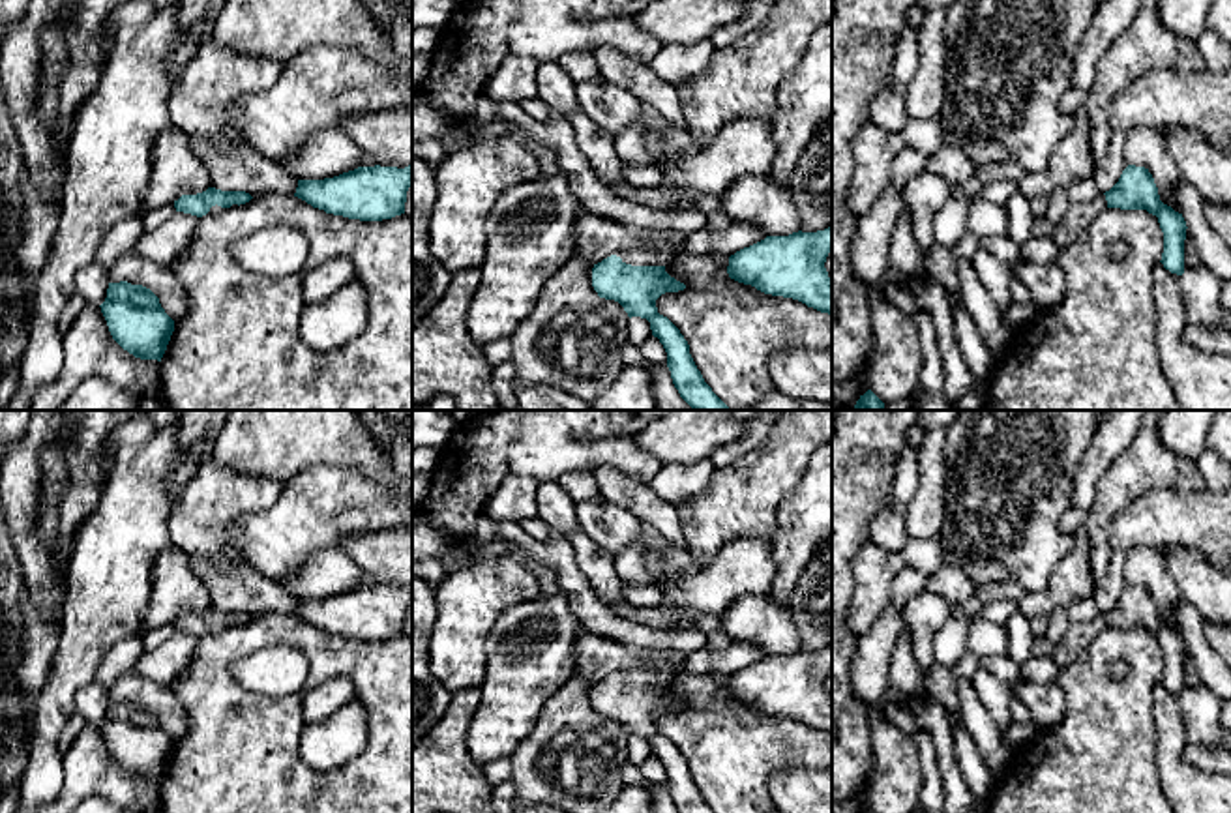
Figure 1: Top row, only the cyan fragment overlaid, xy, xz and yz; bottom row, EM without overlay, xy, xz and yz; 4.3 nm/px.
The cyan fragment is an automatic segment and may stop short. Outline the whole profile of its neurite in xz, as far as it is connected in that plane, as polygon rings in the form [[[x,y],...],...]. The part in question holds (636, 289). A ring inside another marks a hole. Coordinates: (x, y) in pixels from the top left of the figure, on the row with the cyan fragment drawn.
[[[618,225],[637,236],[639,245],[594,264],[594,290],[600,298],[618,302],[630,318],[641,317],[650,322],[652,335],[667,352],[673,384],[693,410],[731,410],[704,382],[680,330],[656,307],[661,294],[686,288],[665,272],[665,266],[682,255],[688,234]]]

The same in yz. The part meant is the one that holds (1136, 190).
[[[1128,165],[1109,191],[1090,202],[1072,202],[1062,221],[1053,227],[1051,238],[1059,247],[1074,244],[1105,208],[1147,210],[1156,215],[1164,232],[1160,262],[1171,273],[1184,273],[1186,221],[1160,200],[1154,178],[1145,167]]]

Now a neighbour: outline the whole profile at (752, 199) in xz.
[[[744,176],[721,195],[723,210],[766,236],[789,236],[800,230],[800,217],[787,187],[768,176]]]

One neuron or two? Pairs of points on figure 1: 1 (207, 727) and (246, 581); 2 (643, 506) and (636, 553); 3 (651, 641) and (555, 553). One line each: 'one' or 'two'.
1: two
2: two
3: one

